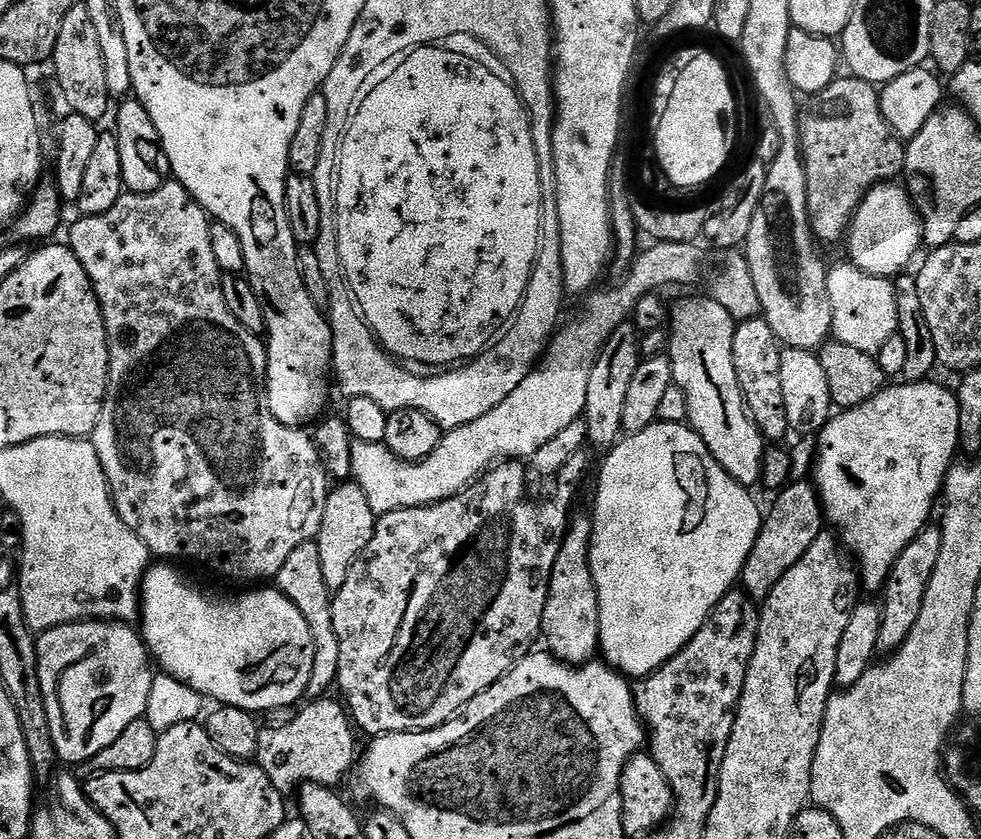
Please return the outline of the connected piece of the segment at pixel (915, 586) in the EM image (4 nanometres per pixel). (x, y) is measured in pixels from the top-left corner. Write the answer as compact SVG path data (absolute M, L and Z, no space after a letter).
M925 526L914 542L910 542L910 546L898 554L898 562L894 562L882 589L884 600L880 604L877 653L897 652L902 642L906 642L910 630L914 630L914 622L918 622L918 613L922 611L922 602L926 598L926 586L930 586L930 578L934 578L934 566L938 566L938 554L942 554L942 534L936 526Z

